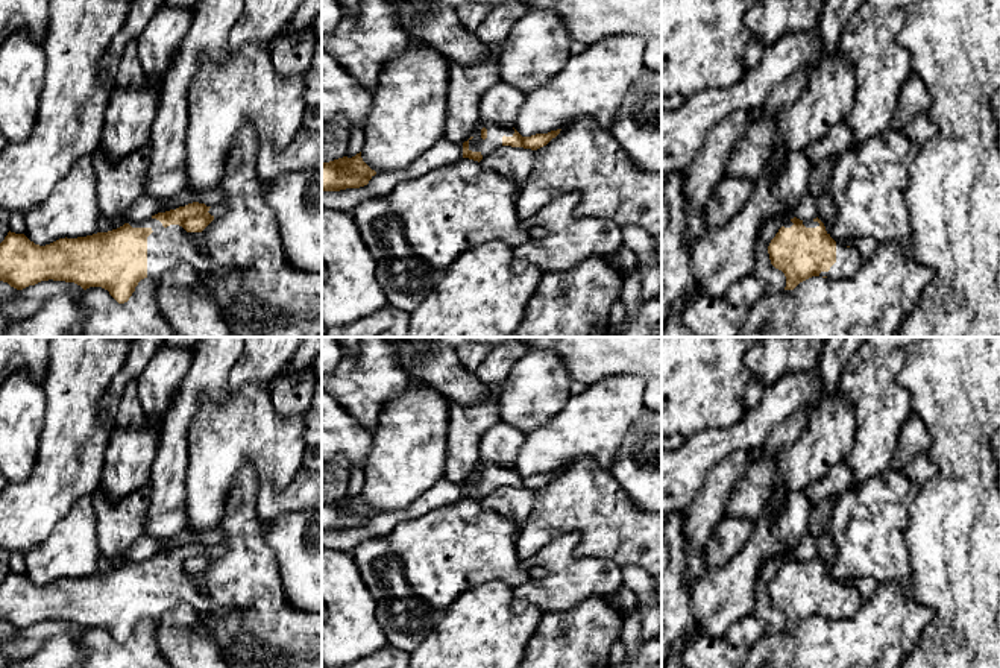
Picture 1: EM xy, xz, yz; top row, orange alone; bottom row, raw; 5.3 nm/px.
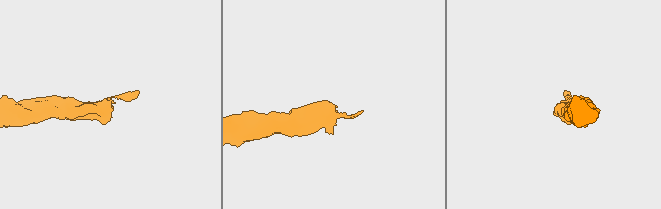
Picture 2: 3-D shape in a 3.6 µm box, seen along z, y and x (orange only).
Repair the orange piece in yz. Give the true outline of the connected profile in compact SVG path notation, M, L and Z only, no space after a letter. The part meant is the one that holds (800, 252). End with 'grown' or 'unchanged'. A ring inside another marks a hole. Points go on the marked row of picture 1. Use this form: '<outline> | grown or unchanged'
M818 217L812 222L786 220L768 254L771 264L786 276L785 290L794 290L812 276L850 278L862 263L857 249L836 243Z | grown

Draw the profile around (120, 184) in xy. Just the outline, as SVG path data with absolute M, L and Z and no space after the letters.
M149 146L140 147L118 162L109 162L100 149L91 156L97 175L100 214L117 229L127 223L126 211L146 191L150 149Z

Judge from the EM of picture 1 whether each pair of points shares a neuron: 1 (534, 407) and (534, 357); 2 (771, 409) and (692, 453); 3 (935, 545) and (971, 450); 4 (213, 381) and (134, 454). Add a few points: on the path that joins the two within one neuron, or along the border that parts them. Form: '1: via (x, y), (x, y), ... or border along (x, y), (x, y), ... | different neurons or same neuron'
1: via (534, 395), (534, 369) | same neuron
2: via (751, 428), (744, 436), (712, 447) | same neuron
3: via (959, 521), (967, 474) | same neuron
4: border along (161, 421), (157, 456), (150, 466) | different neurons

